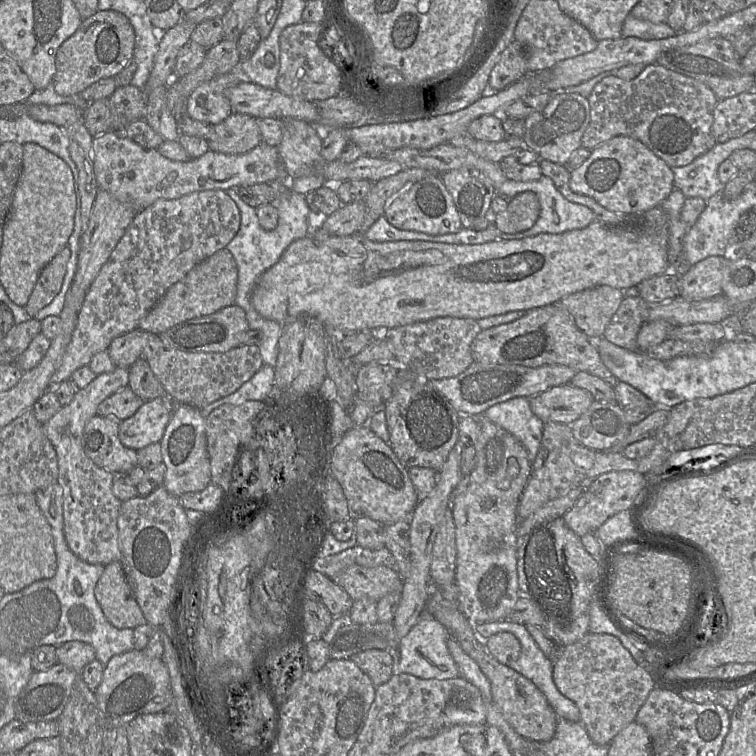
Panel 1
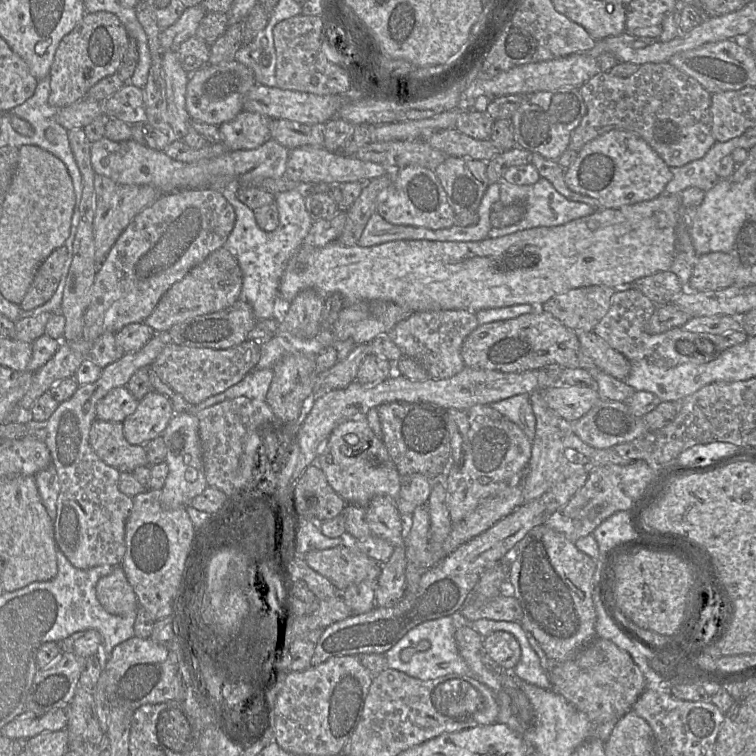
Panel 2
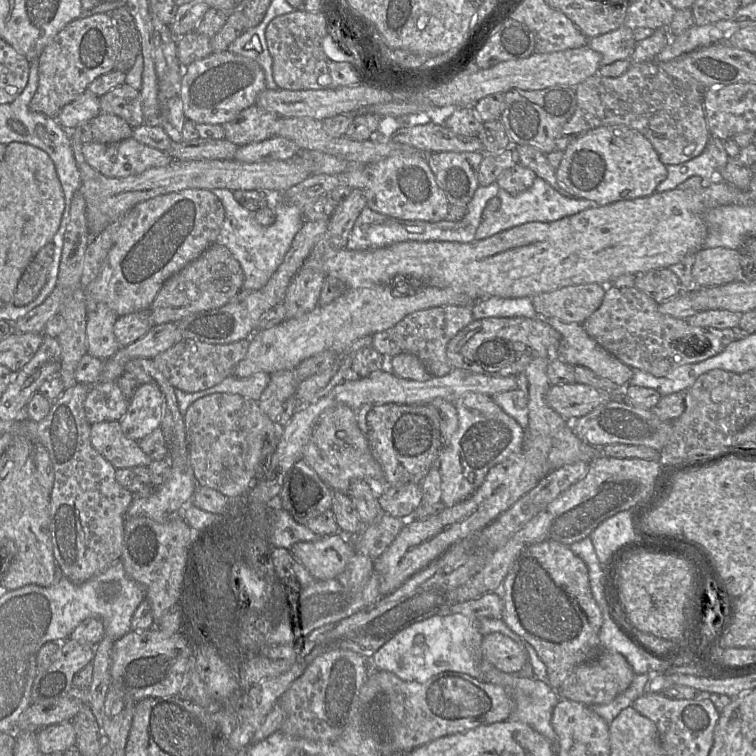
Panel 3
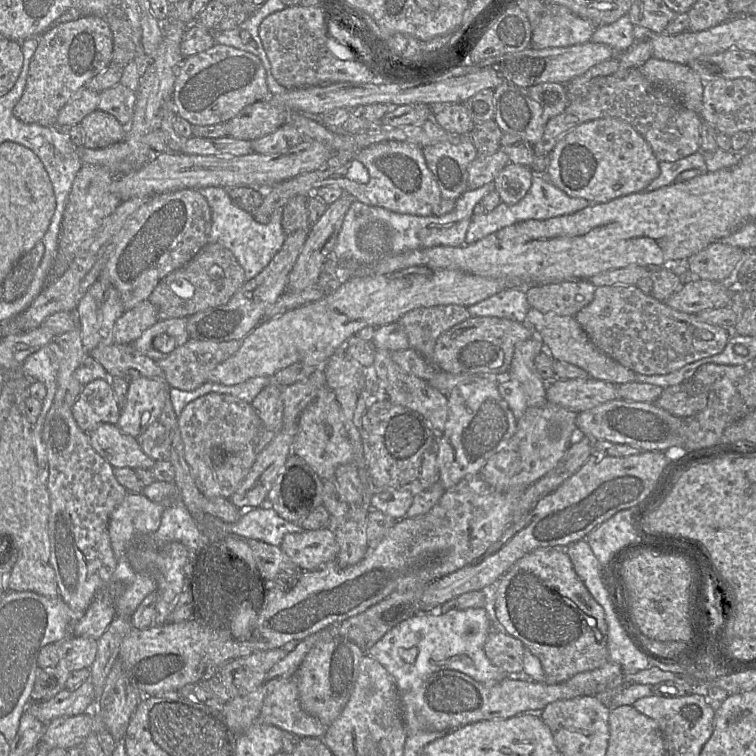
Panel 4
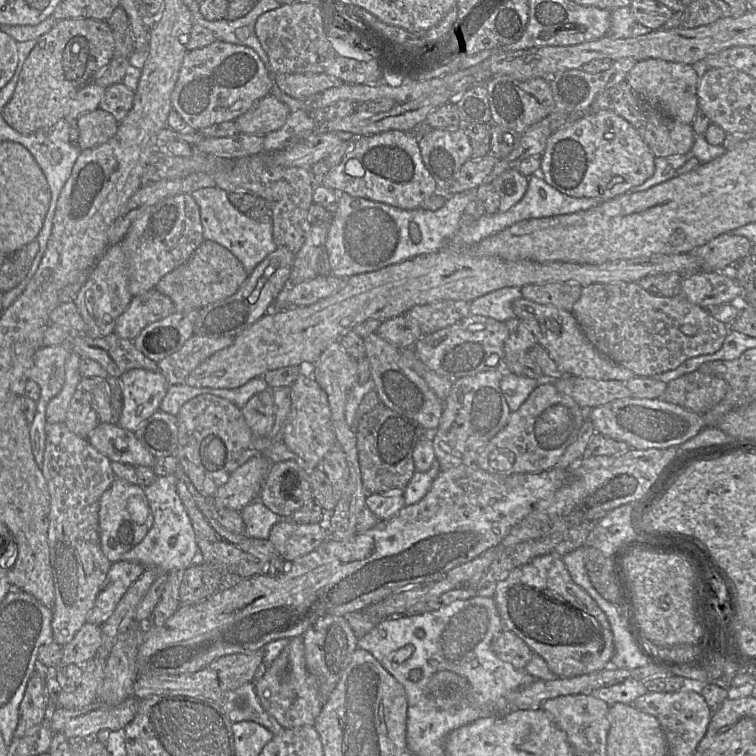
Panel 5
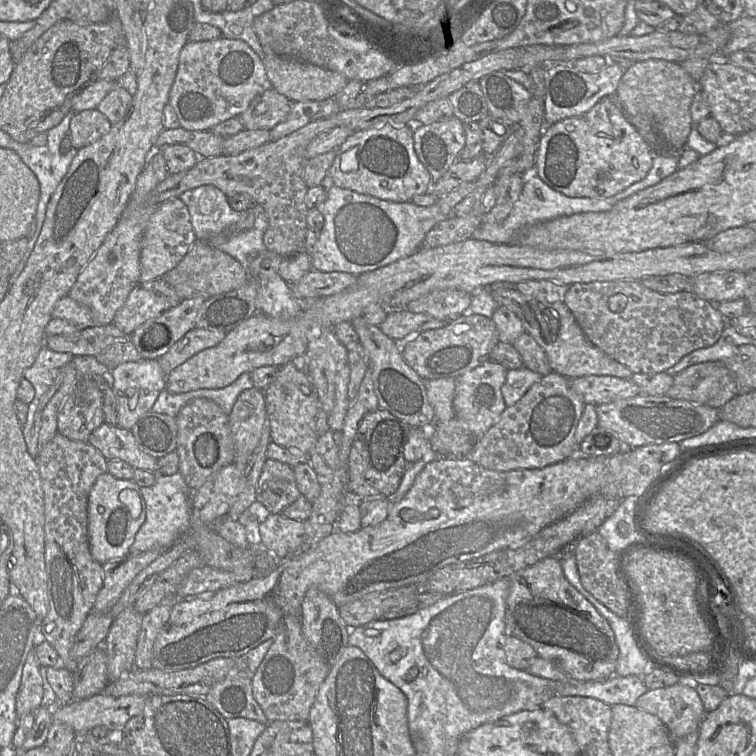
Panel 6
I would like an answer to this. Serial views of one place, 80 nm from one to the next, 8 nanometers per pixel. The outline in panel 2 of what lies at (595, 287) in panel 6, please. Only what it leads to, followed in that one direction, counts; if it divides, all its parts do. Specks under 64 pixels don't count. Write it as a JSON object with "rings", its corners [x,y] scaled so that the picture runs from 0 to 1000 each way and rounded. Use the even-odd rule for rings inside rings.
{"rings":[[[839,378],[815,384],[808,393],[803,415],[787,431],[784,439],[832,478],[856,476],[870,485],[937,480],[962,460],[980,455],[991,446],[981,435],[959,442],[940,442],[913,439],[902,433],[893,433],[873,442],[858,442],[854,439],[854,430],[866,407],[868,403]]]}

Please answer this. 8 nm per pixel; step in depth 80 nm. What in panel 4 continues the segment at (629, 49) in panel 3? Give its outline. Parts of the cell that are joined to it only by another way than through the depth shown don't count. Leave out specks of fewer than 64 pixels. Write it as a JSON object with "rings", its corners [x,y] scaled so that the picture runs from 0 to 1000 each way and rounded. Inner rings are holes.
{"rings":[[[828,19],[808,32],[788,36],[780,56],[802,58],[816,73],[823,71],[840,57],[837,36]]]}

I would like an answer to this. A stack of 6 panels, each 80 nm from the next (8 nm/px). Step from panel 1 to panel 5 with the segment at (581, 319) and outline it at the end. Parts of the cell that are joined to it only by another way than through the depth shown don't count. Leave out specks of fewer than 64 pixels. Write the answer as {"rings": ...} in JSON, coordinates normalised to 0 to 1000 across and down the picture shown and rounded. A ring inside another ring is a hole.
{"rings":[[[726,373],[689,380],[693,394],[718,403],[731,403],[753,413],[767,394],[769,385],[770,377],[759,373]]]}

